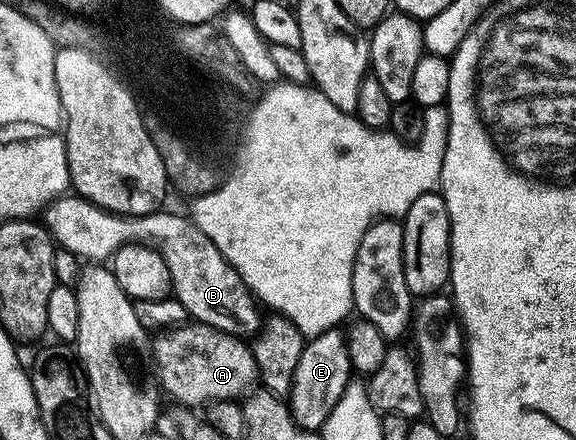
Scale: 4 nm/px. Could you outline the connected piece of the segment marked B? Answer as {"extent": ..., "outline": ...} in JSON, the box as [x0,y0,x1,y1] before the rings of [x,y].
{"extent":[42,194,261,338],"outline":[[[65,194],[45,206],[42,223],[59,247],[79,256],[84,262],[108,262],[127,244],[145,244],[162,254],[166,270],[170,270],[174,298],[186,306],[189,317],[195,323],[214,326],[241,338],[255,337],[261,331],[261,309],[256,297],[246,282],[242,282],[238,270],[226,262],[218,246],[214,246],[214,242],[210,242],[210,238],[206,238],[206,234],[202,234],[202,230],[187,215],[175,216],[172,212],[161,210],[145,216],[116,216],[81,196]]]}

